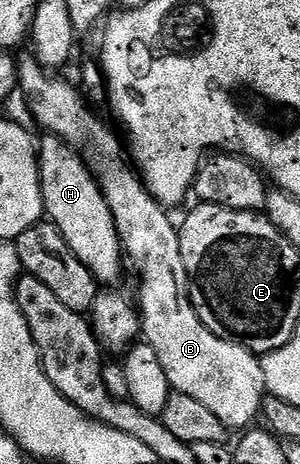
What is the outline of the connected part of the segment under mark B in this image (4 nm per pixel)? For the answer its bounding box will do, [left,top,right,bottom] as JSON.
[18,55,266,431]

